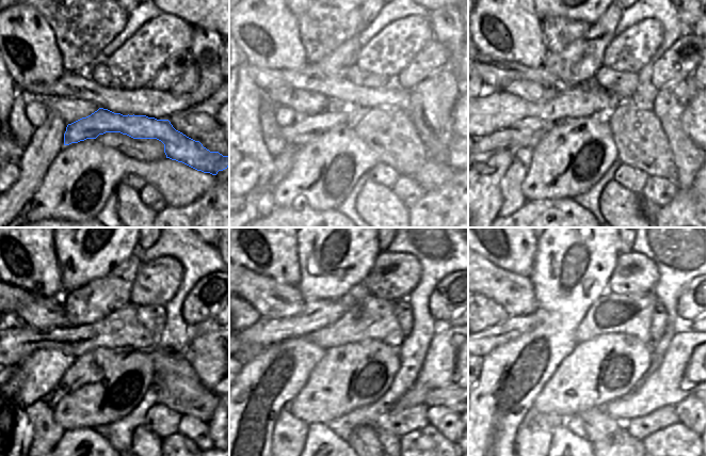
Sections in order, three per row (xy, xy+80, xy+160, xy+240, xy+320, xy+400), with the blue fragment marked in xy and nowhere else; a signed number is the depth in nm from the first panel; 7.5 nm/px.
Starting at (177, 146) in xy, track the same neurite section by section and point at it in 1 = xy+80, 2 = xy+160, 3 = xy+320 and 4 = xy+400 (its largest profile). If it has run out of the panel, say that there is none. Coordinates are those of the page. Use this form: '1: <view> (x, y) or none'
1: xy+80 (307, 127)
2: xy+160 (511, 138)
3: none
4: none

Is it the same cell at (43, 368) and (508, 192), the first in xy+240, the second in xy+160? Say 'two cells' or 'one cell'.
two cells

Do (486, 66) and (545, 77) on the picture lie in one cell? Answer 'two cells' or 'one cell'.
one cell

